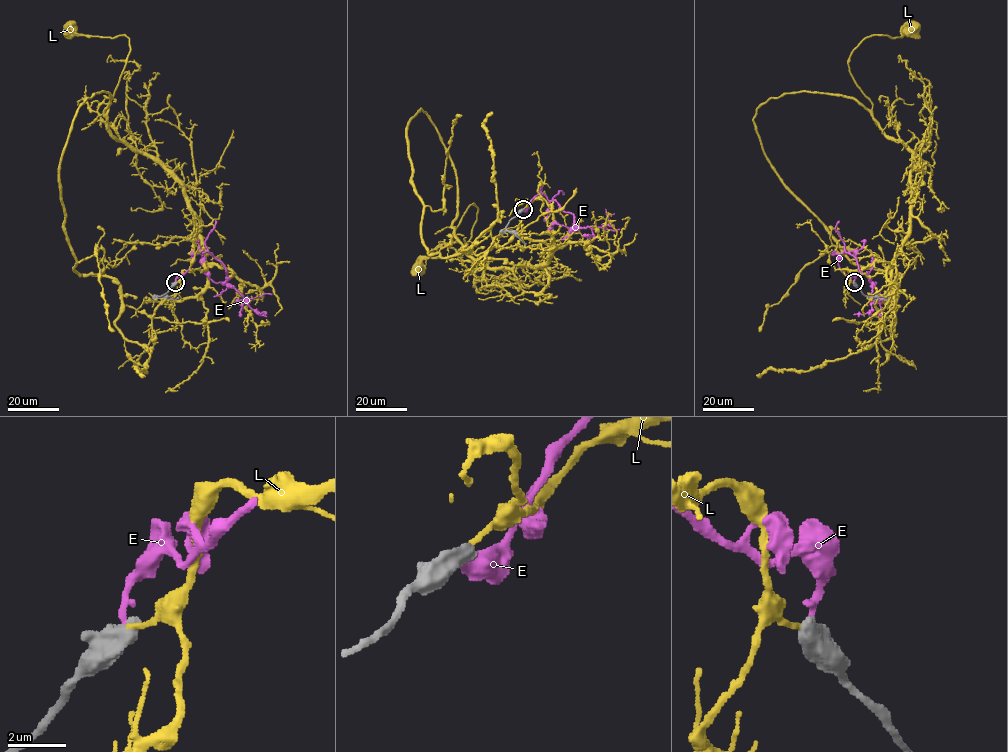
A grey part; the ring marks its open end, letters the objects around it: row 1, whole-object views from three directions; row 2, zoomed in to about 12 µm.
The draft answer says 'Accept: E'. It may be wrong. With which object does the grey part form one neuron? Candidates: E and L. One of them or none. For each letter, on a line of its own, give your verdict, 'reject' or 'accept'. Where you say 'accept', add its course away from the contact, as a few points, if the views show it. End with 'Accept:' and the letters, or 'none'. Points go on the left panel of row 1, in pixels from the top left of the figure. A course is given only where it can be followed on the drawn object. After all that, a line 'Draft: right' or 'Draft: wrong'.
E: accept; course (175, 282), (189, 268), (193, 255), (208, 251), (222, 263), (227, 283), (258, 313), (266, 317)
L: reject
Accept: E
Draft: right

